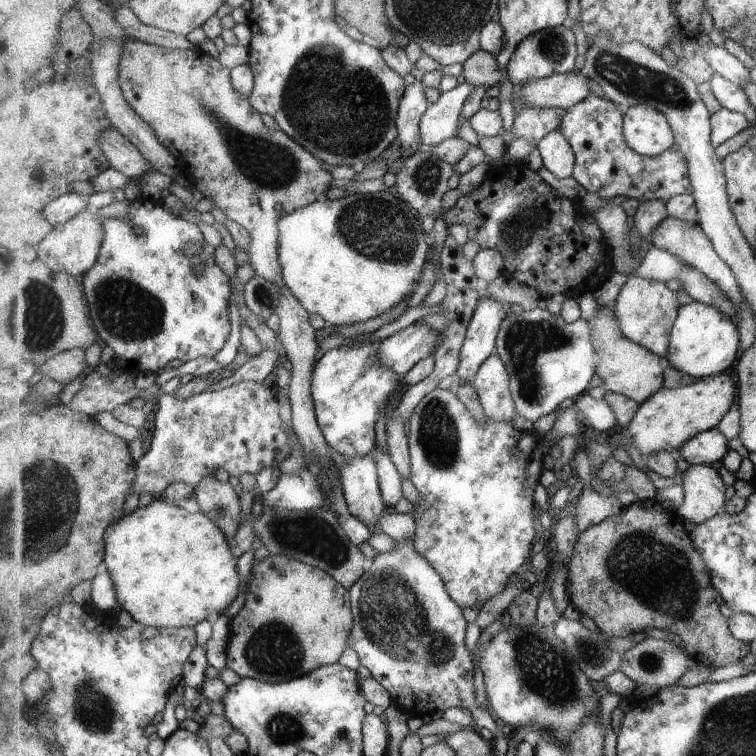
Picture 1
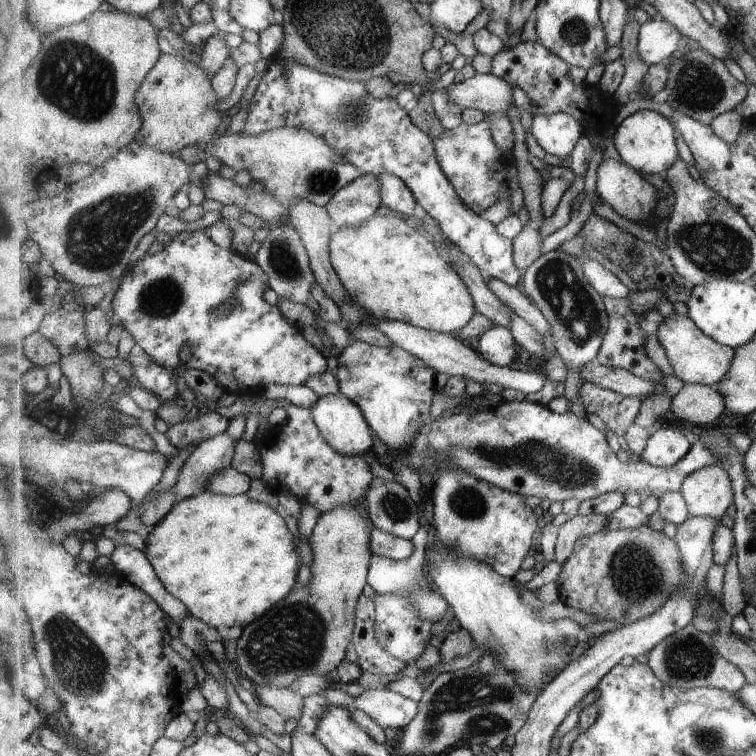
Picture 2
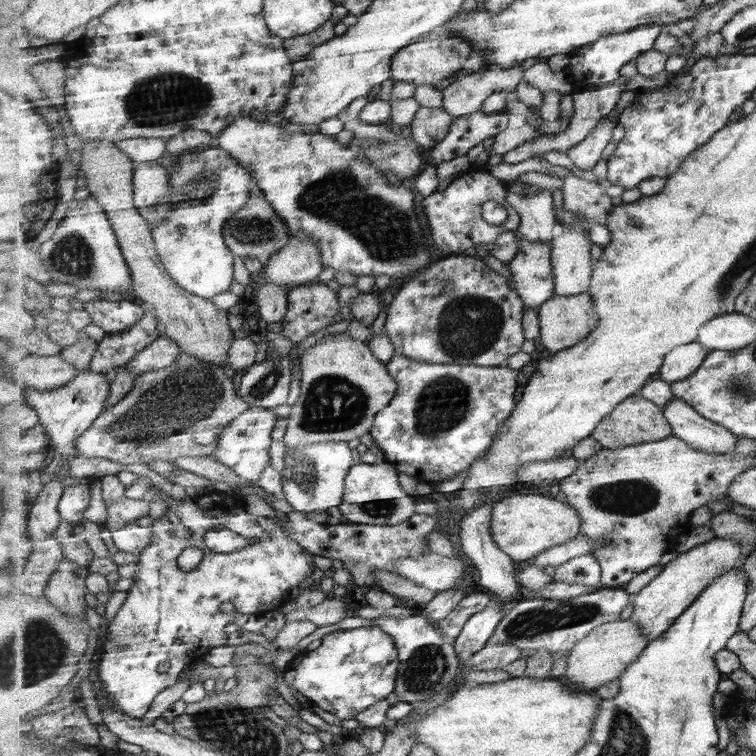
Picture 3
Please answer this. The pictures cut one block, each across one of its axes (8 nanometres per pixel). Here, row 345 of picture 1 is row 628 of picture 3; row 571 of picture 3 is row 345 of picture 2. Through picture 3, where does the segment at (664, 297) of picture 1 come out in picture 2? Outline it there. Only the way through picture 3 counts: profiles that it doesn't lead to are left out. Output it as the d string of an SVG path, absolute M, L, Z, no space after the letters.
M674 313L664 318L657 330L657 338L673 368L673 376L684 384L717 386L727 378L735 360L736 348L715 342L707 333L701 332L689 315Z

